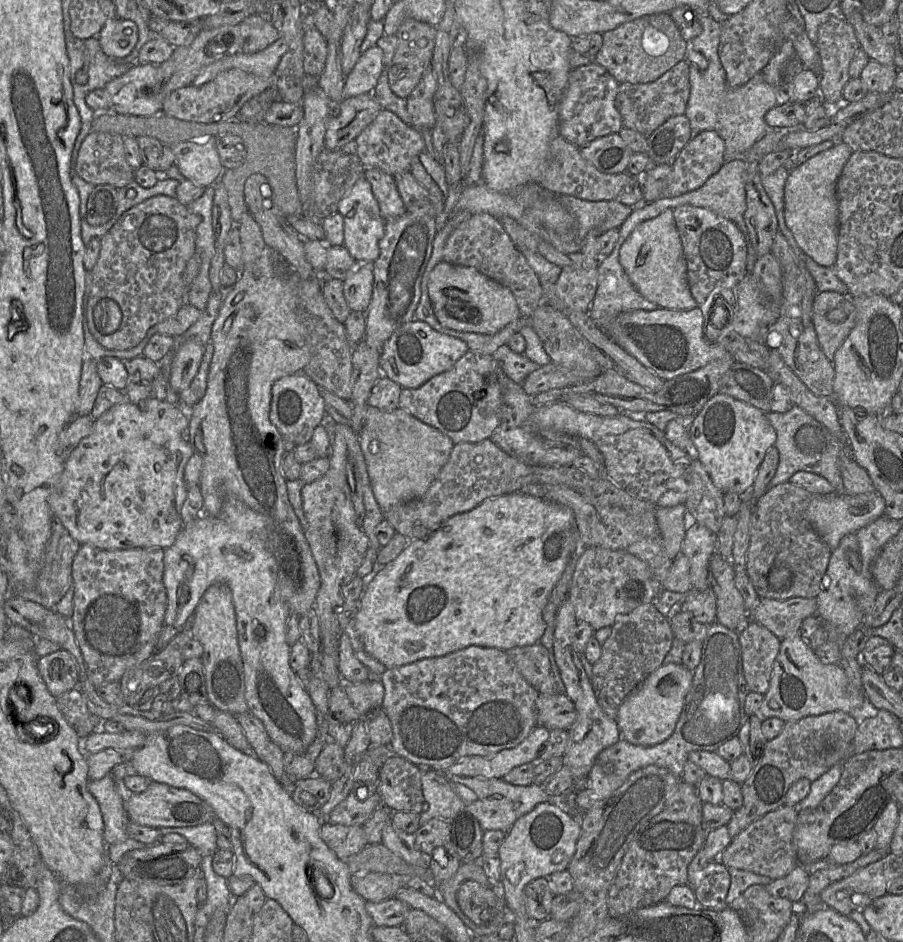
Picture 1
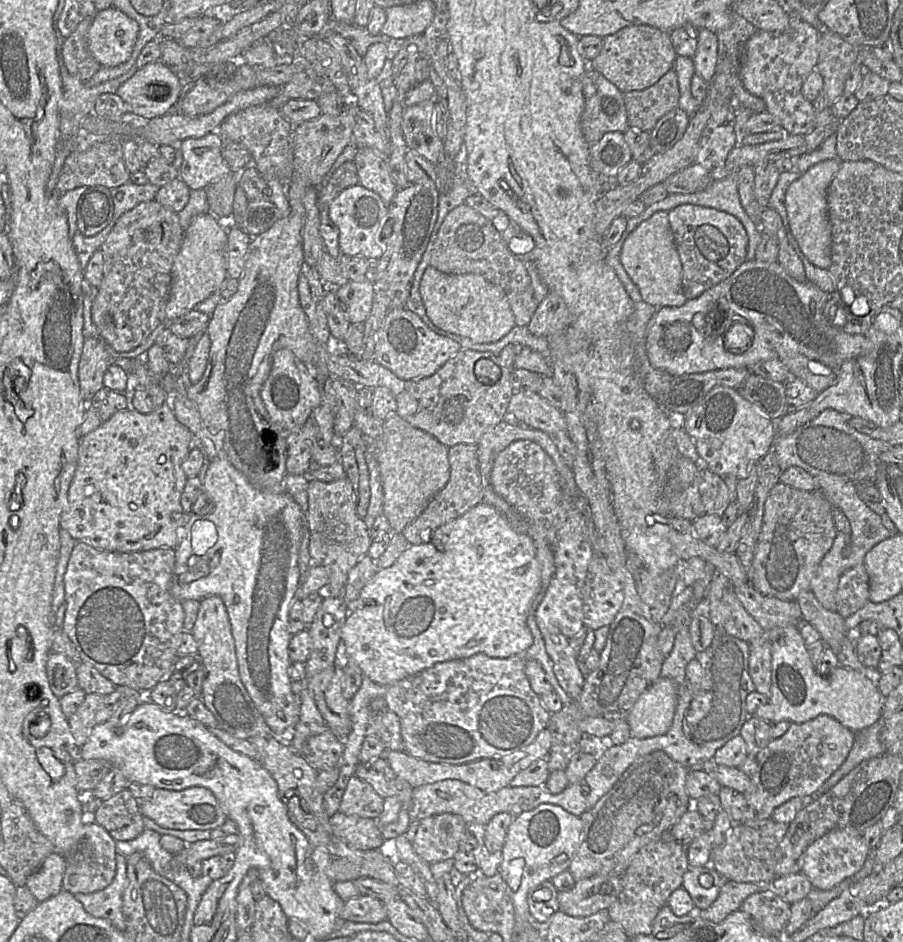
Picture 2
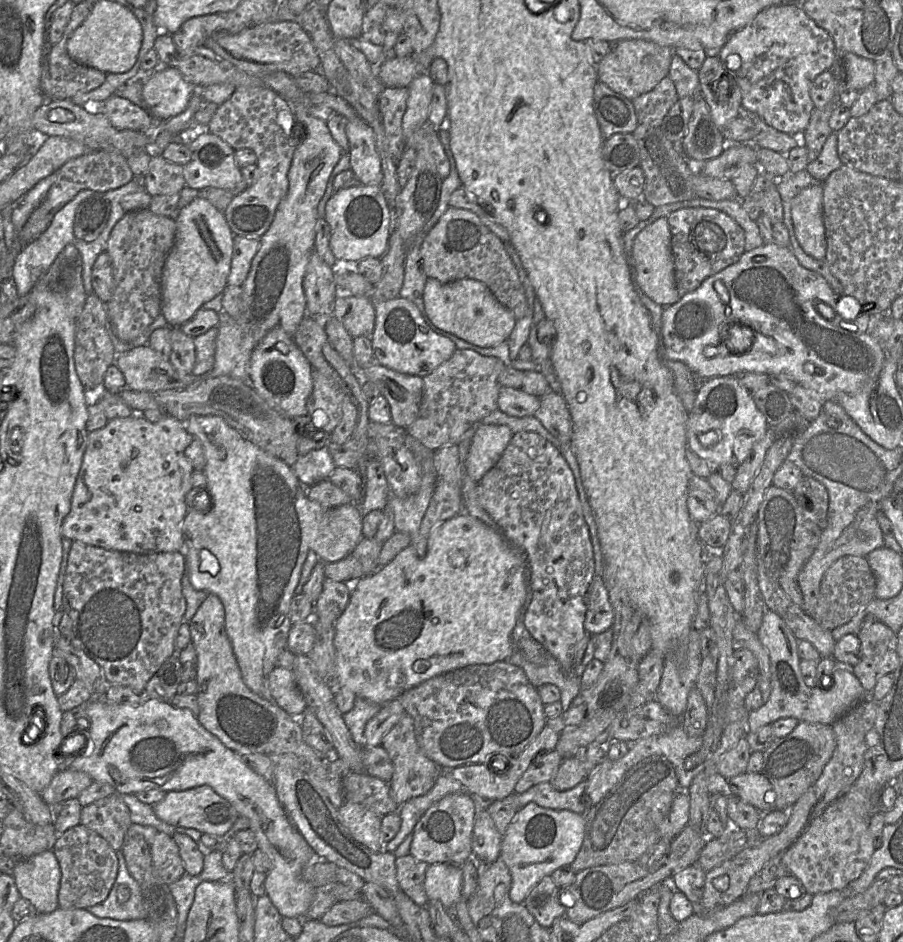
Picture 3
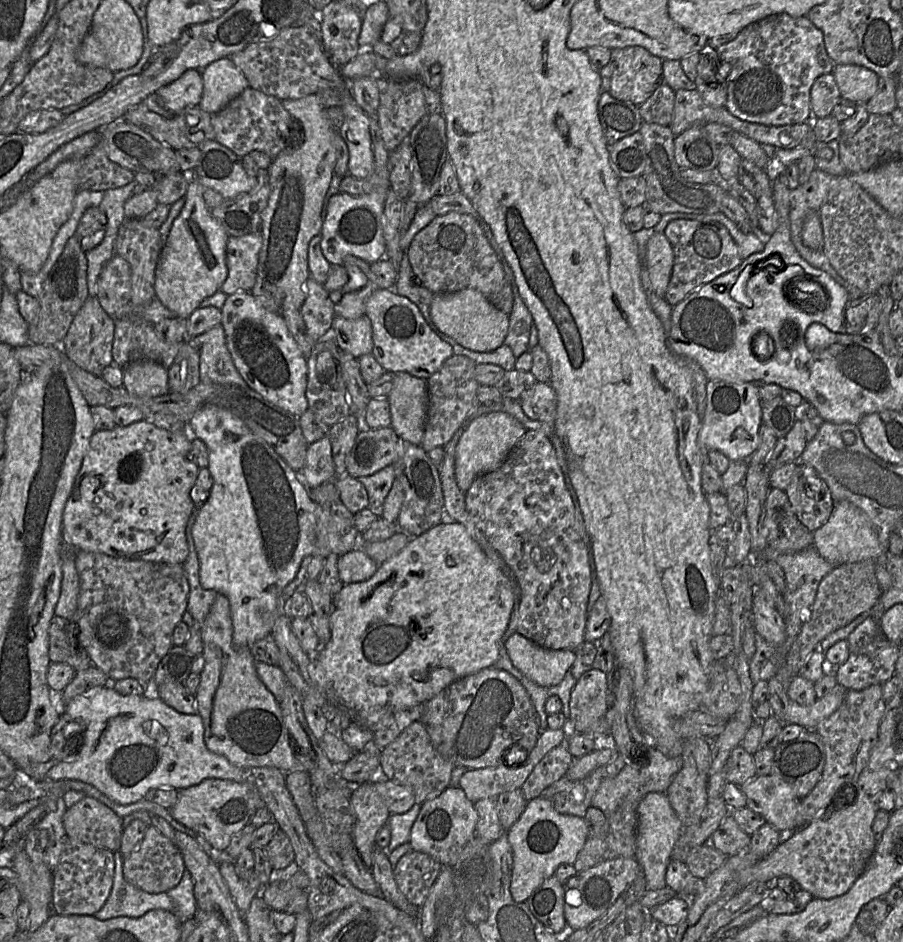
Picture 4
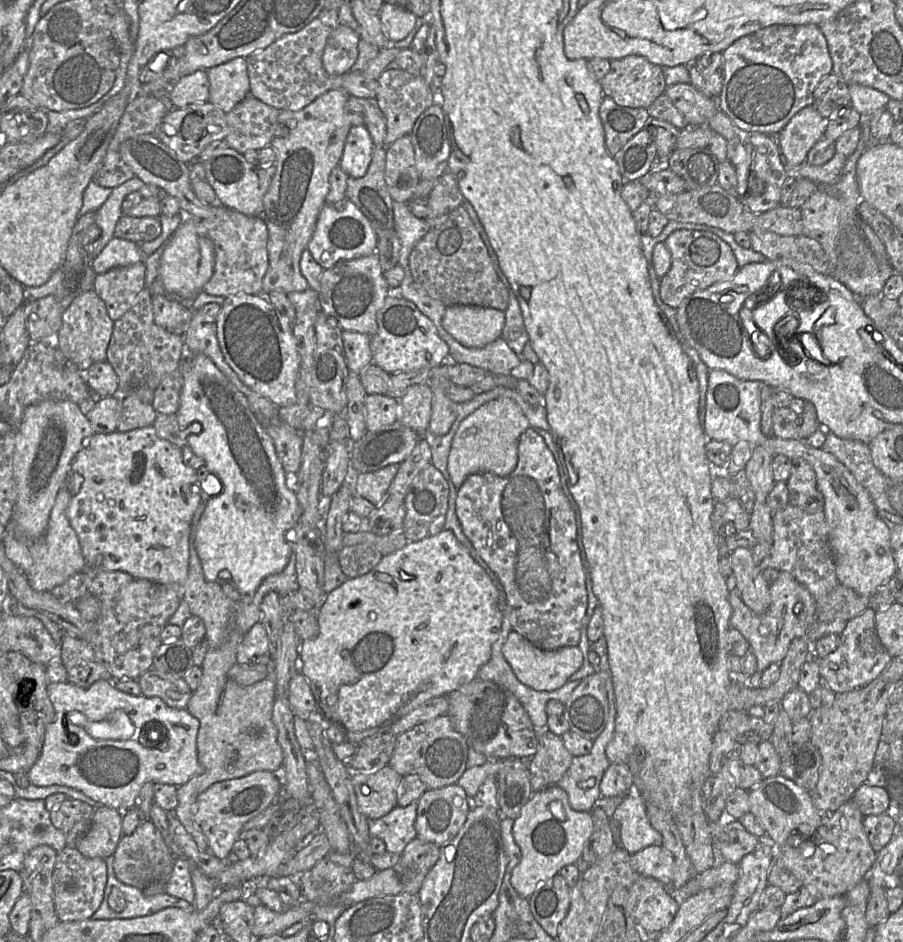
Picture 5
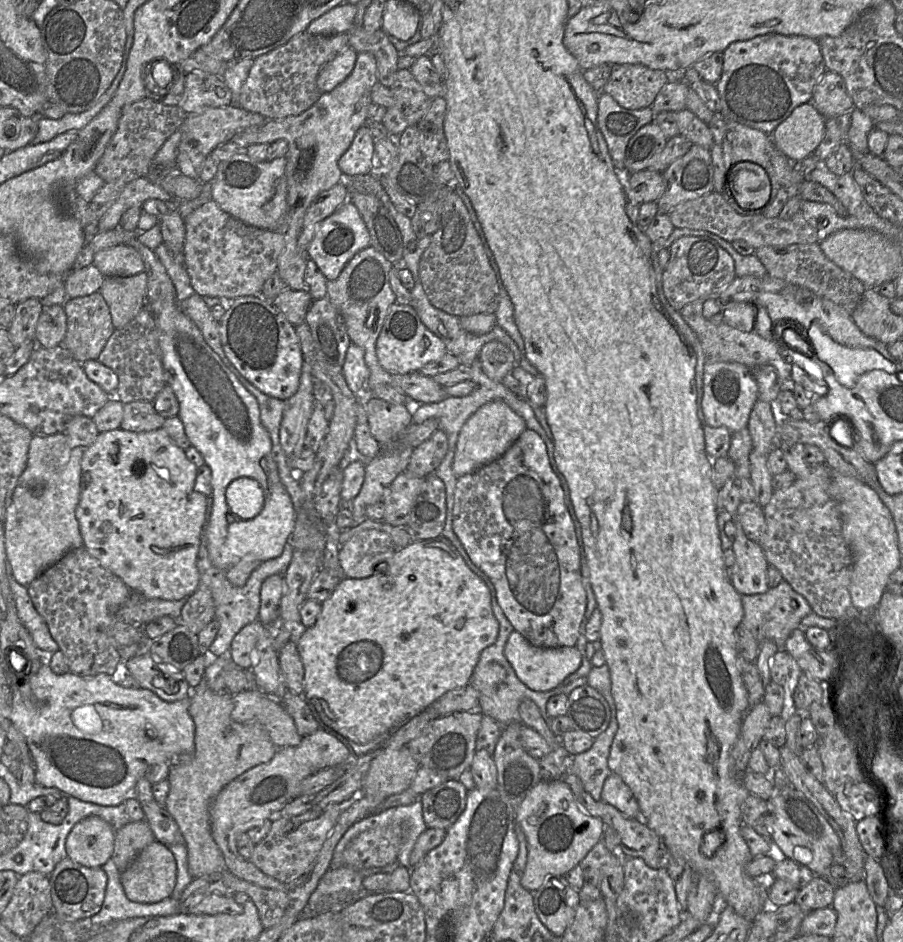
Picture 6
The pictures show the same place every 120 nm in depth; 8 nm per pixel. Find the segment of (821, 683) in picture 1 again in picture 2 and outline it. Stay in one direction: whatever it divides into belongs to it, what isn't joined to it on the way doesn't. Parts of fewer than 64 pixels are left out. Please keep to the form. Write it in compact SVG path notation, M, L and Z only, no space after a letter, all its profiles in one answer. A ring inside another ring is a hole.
M798 626L776 627L765 632L771 643L771 695L766 704L756 709L755 716L765 721L787 720L802 723L814 719L819 714L827 714L854 732L872 725L881 718L884 697L872 678L841 665L831 669L832 673L828 676L818 674Z

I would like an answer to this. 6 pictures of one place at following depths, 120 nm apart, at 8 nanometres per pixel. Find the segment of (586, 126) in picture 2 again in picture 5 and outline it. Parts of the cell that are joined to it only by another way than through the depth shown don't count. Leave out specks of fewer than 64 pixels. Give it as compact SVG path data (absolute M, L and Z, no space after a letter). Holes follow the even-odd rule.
M609 96L603 97L599 116L604 128L606 149L612 156L635 134L647 127L651 120L647 109L621 107Z

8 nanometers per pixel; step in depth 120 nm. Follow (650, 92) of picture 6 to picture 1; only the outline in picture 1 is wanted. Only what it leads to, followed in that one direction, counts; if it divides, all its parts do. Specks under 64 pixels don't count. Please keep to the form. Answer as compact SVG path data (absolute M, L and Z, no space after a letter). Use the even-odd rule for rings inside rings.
M657 13L625 22L602 34L603 42L593 61L604 67L620 83L650 83L657 80L674 65L686 59L690 43L683 39L670 14Z

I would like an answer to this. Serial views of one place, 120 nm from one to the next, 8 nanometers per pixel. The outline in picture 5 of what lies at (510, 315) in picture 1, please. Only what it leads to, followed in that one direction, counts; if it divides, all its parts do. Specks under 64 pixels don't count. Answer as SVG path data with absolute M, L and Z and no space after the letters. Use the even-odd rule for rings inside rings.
M472 305L446 308L443 328L460 344L481 348L501 337L505 324L503 311Z

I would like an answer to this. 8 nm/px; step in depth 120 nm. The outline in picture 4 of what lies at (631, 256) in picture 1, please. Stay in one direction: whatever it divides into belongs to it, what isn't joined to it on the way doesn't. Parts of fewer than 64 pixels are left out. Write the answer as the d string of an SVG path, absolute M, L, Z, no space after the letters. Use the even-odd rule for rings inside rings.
M664 232L654 234L647 242L646 268L653 291L665 296L673 268L672 246Z

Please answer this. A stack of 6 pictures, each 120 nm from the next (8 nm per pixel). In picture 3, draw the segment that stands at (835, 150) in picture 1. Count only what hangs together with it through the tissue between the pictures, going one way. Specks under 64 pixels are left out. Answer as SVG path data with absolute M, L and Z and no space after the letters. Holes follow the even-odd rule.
M823 183L801 190L792 201L791 215L796 238L804 252L816 260L825 260Z

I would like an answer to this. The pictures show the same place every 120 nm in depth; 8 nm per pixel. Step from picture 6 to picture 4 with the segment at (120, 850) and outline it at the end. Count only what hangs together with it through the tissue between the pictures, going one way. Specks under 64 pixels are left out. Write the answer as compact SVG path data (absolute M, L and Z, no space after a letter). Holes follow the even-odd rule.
M149 825L138 846L123 858L125 880L148 893L162 893L176 887L186 870L183 857L177 846L153 825Z

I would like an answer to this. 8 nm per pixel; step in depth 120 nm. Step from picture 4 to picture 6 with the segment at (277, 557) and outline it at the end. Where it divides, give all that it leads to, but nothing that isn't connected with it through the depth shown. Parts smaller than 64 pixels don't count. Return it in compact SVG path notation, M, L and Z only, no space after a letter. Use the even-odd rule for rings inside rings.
M179 303L163 308L154 316L159 330L159 346L167 384L172 387L179 402L178 417L183 423L191 446L202 455L205 464L211 470L212 495L209 497L210 514L205 526L205 536L212 564L218 569L228 571L245 557L254 557L262 562L279 557L294 529L296 511L289 493L281 482L277 463L272 456L271 439L261 423L255 397L246 390L210 348L198 327L183 313ZM242 477L255 480L264 494L262 510L250 520L235 517L226 502L228 485Z

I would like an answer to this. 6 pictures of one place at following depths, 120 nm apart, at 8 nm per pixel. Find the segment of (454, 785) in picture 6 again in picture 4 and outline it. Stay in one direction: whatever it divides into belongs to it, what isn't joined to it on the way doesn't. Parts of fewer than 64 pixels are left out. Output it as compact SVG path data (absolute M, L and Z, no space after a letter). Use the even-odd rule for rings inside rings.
M447 787L438 796L421 803L410 833L412 850L430 855L442 866L453 867L464 846L475 836L477 813L460 787Z

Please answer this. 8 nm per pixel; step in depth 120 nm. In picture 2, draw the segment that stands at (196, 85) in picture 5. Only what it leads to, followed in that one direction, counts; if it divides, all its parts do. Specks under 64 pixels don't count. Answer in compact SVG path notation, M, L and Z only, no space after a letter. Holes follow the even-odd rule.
M159 60L139 68L131 78L119 86L116 94L126 105L127 113L153 119L173 111L184 91L184 82L179 75Z

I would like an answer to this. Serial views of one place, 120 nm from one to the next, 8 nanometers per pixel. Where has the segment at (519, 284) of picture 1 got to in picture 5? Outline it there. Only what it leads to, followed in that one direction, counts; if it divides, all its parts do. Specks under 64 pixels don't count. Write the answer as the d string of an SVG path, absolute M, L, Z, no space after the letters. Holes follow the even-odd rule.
M462 203L447 219L430 230L414 245L408 258L415 283L445 306L472 305L505 311L507 289L500 281L487 249Z

